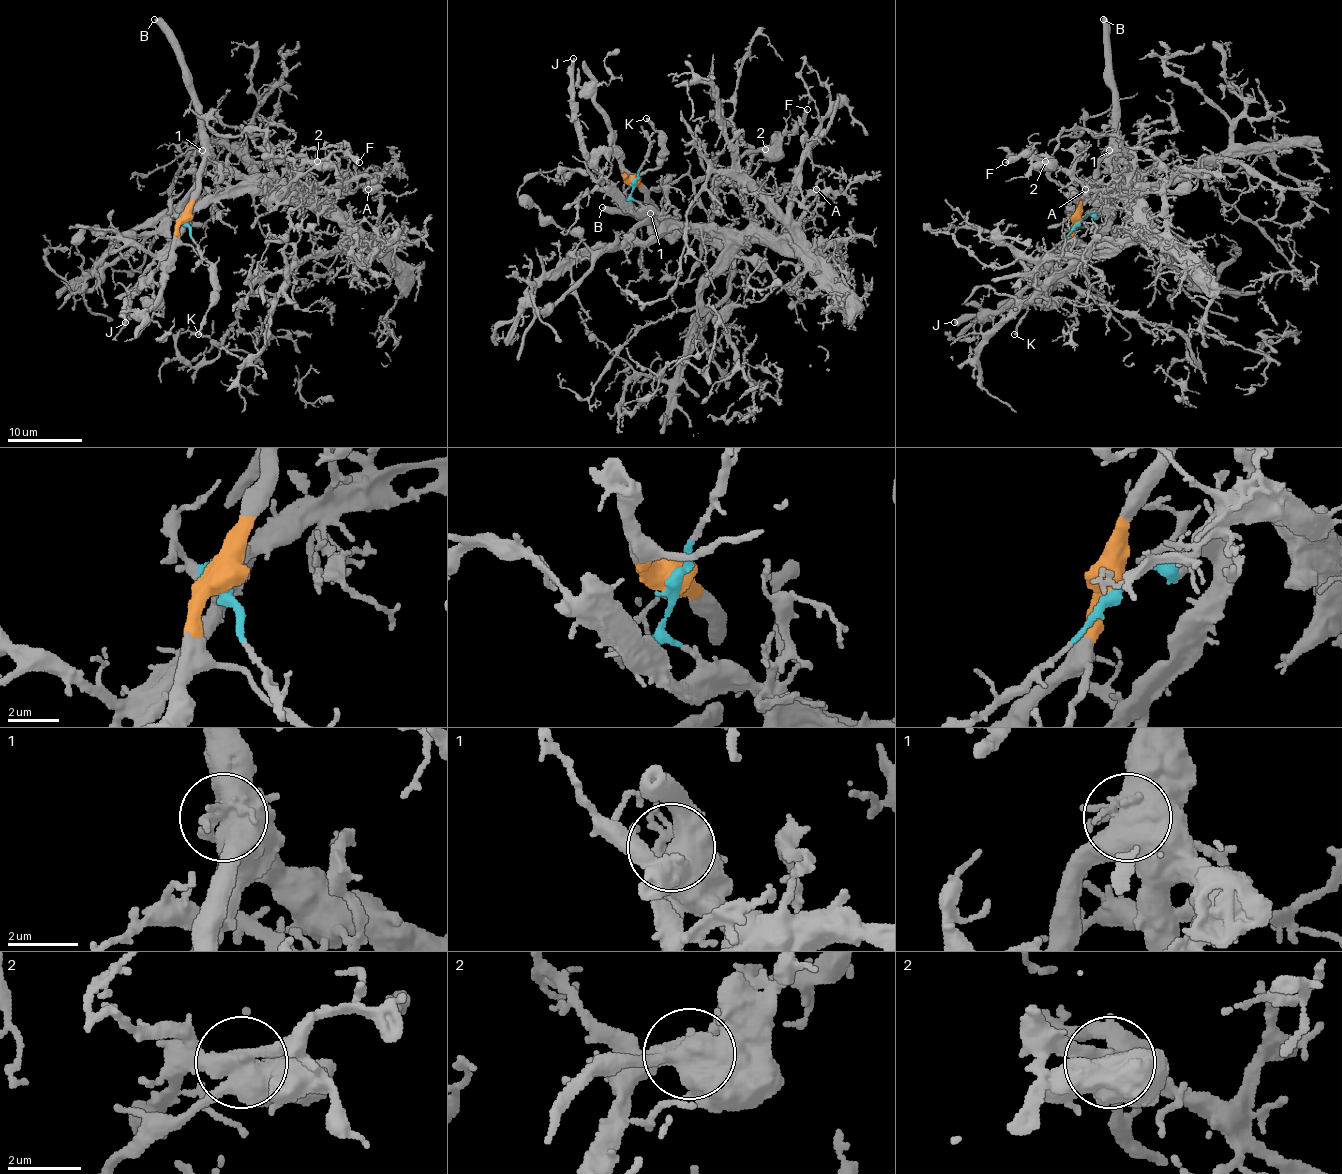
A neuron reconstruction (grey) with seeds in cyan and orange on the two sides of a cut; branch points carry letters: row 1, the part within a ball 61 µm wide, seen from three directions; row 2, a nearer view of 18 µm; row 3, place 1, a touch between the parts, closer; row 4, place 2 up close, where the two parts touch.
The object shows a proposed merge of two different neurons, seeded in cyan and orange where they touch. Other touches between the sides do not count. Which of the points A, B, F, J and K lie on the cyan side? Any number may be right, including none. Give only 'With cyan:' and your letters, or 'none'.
With cyan: A, F, J

